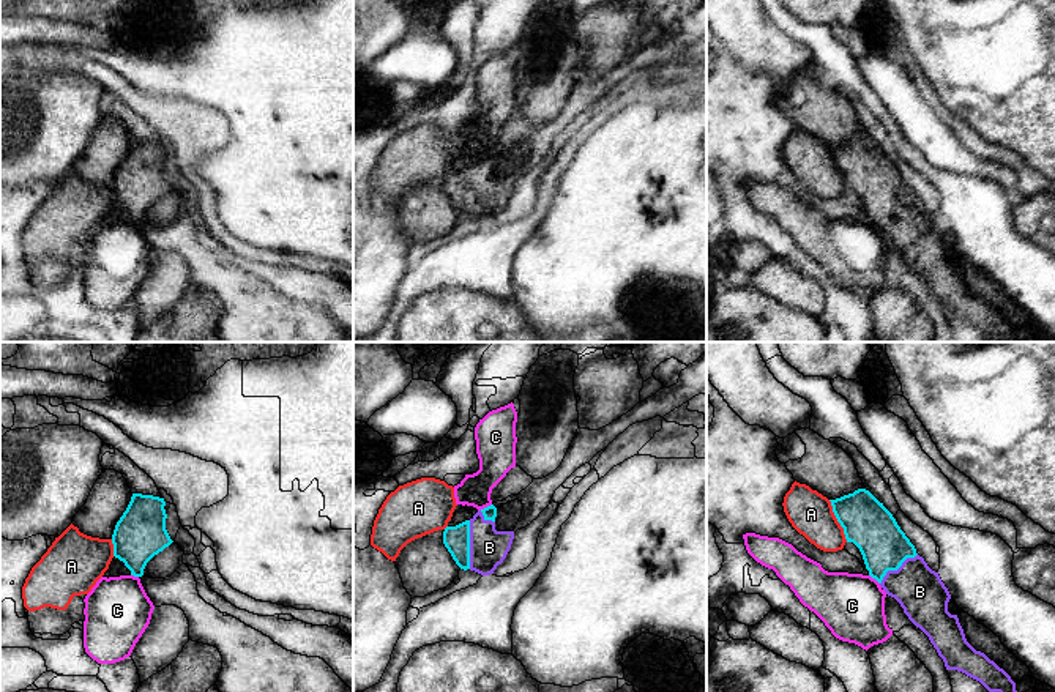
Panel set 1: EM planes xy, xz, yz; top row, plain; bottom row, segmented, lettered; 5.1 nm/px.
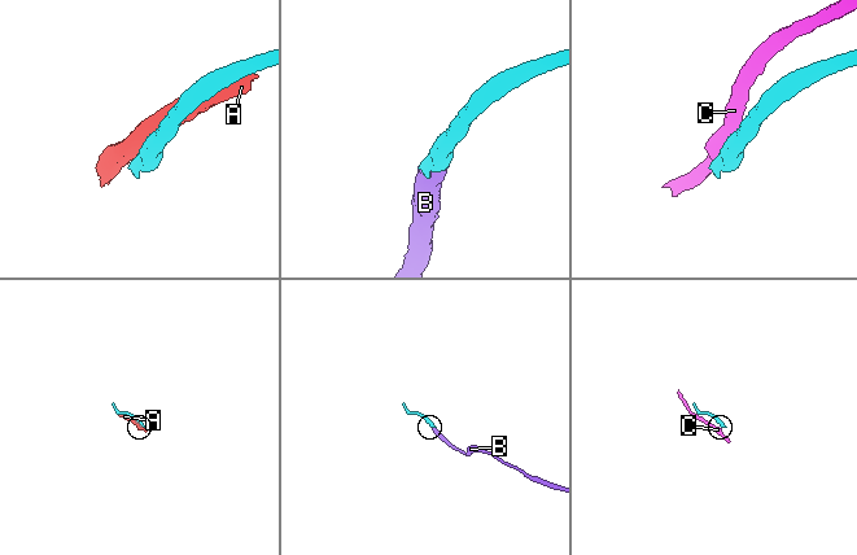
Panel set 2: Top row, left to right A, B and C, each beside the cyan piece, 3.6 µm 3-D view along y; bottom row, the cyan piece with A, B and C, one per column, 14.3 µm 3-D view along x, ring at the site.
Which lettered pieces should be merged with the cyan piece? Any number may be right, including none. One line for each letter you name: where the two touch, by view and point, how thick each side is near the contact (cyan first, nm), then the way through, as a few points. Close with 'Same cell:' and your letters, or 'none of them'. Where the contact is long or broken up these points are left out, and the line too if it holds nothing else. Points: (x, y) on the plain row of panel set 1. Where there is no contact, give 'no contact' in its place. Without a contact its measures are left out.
B: xz (469, 191) | 140/190 nm | across xz (456, 186), (469, 191), (489, 194)
Same cell: B

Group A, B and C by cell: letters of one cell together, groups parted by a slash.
A / B / C

